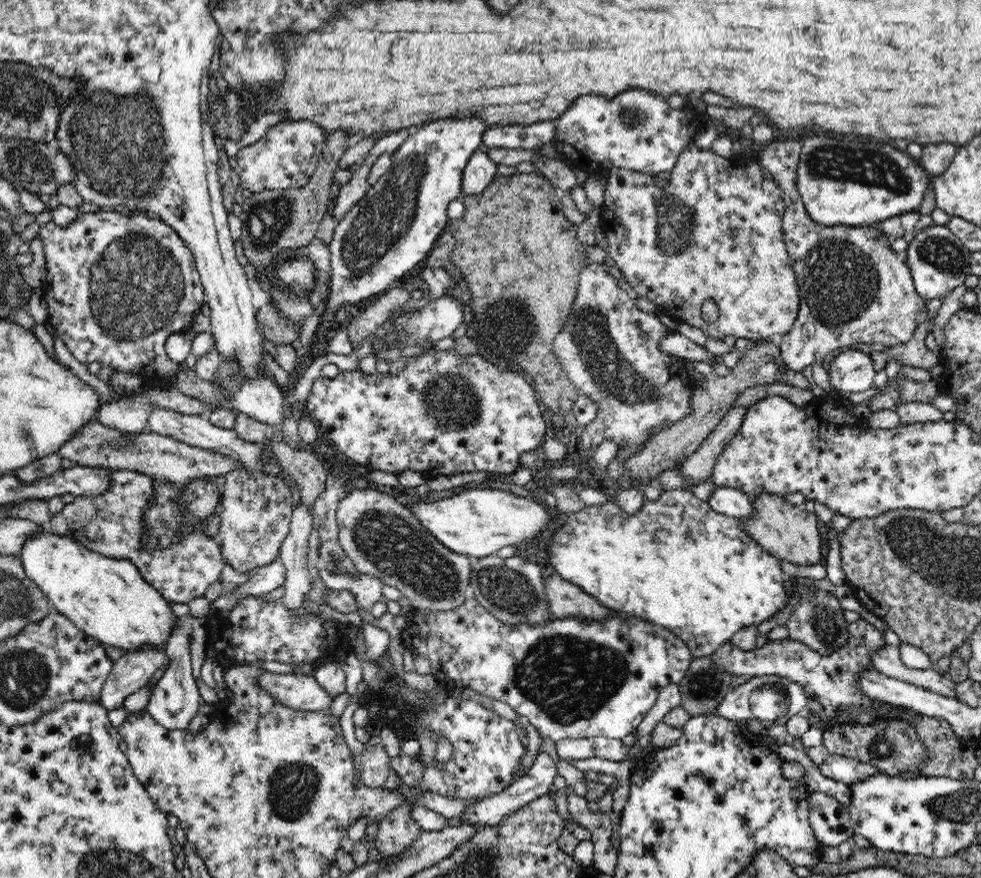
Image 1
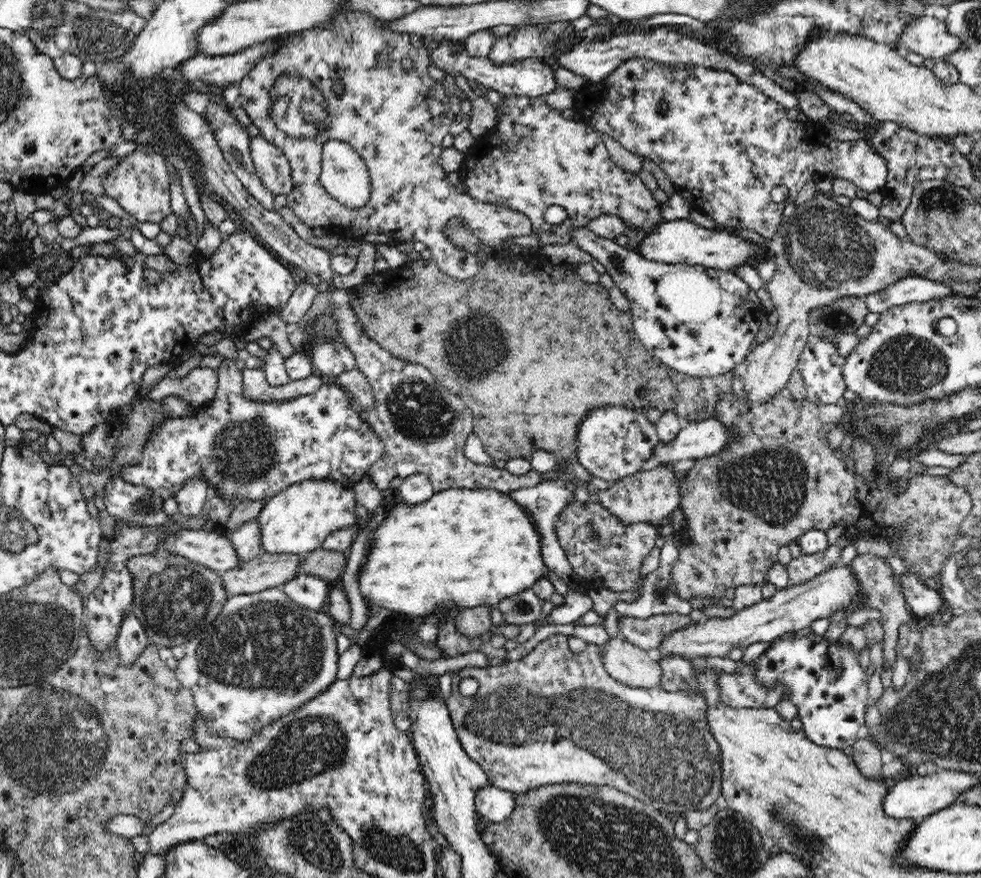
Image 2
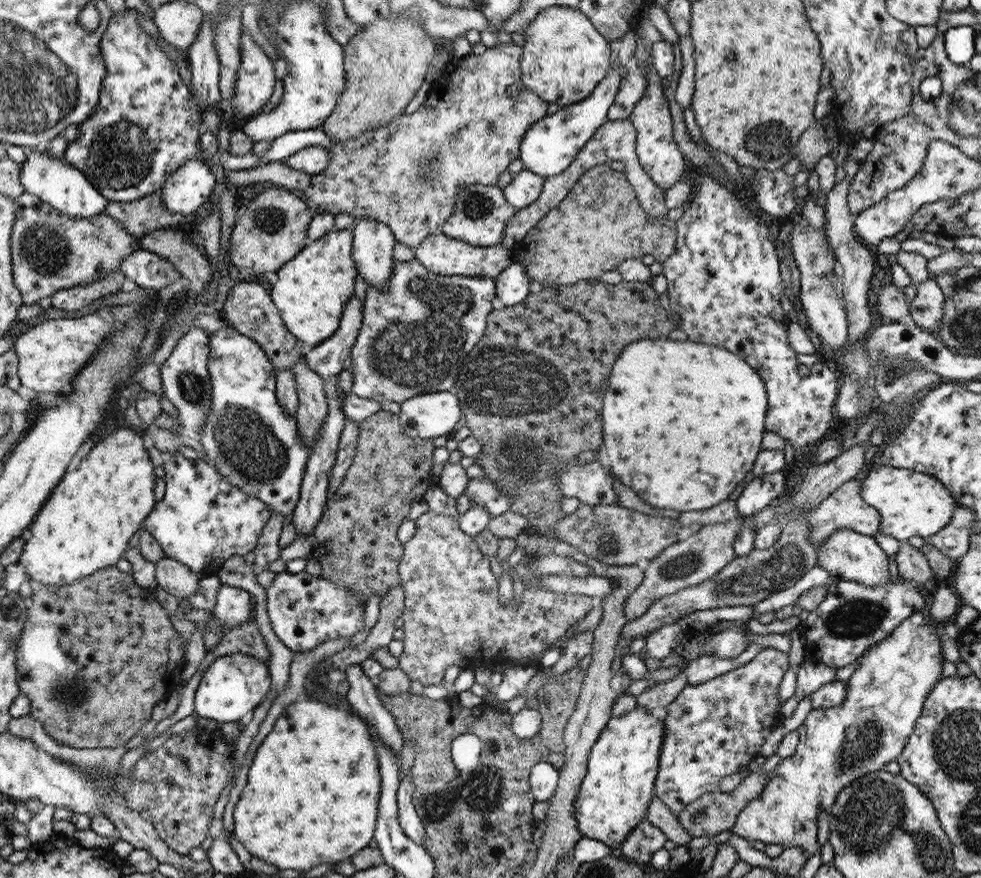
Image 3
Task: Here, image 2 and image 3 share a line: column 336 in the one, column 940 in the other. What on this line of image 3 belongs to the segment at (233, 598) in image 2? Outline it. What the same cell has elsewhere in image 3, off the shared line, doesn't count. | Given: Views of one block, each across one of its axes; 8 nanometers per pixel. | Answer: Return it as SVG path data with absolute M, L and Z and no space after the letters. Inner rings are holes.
M915 610L911 612L911 615L904 619L893 631L892 634L889 634L886 638L883 638L879 643L874 645L872 649L868 649L862 657L859 658L859 667L852 673L849 680L846 682L848 686L848 695L842 704L830 708L830 709L813 709L804 720L804 723L797 728L799 734L799 742L794 755L789 759L782 759L777 767L769 772L769 779L764 787L764 790L756 797L752 798L750 802L743 808L743 810L738 815L738 818L735 820L735 824L731 829L734 834L744 838L749 843L754 842L755 840L760 840L764 844L781 844L785 848L790 847L800 847L803 848L810 856L815 854L820 854L820 849L822 843L819 843L816 840L816 833L818 832L818 814L820 811L825 811L826 814L830 814L832 810L832 805L835 803L836 795L842 788L847 784L850 784L856 778L864 776L868 773L873 773L874 771L883 769L883 766L892 761L896 761L896 758L902 754L904 746L908 744L909 734L912 734L913 727L916 726L916 720L920 718L922 710L924 710L924 701L928 698L930 690L936 686L936 683L942 680L941 676L941 664L946 661L942 657L942 651L940 650L940 637L944 634L944 623L938 622L935 623L930 619L928 613L924 613L924 610Z

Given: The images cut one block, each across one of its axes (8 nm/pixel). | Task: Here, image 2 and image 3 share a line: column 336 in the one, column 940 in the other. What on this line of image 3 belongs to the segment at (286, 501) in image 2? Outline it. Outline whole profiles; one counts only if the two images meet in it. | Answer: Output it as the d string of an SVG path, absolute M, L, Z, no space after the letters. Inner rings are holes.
M873 464L866 470L860 496L880 513L880 532L901 542L907 542L912 536L928 538L940 532L958 507L956 498L938 479L886 464Z

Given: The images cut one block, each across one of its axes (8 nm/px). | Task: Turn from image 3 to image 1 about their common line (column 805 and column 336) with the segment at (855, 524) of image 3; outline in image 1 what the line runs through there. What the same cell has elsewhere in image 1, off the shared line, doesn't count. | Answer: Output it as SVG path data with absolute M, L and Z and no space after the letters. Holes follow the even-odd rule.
M352 490L337 506L338 541L356 569L400 590L415 609L452 610L472 595L473 559L446 548L389 493Z

